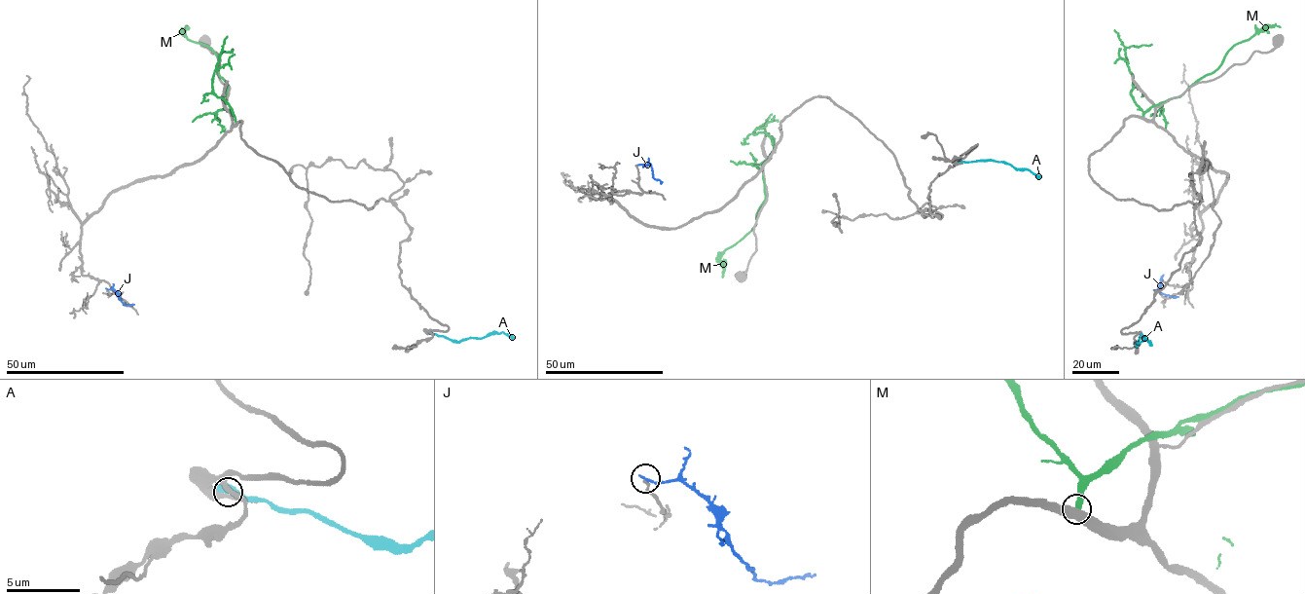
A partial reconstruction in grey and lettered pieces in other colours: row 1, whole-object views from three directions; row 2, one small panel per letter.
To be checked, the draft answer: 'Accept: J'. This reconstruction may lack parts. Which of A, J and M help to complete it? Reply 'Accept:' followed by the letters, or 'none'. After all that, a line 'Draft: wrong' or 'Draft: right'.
Accept: none
Draft: wrong

